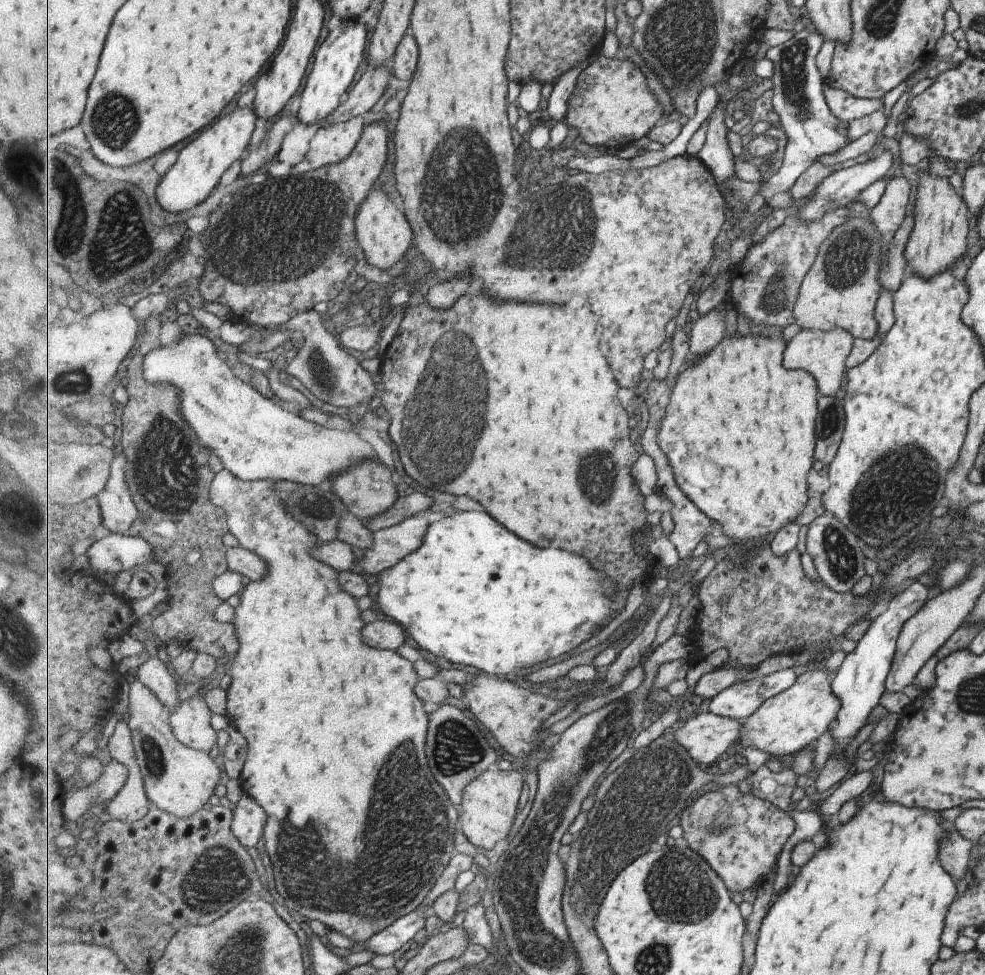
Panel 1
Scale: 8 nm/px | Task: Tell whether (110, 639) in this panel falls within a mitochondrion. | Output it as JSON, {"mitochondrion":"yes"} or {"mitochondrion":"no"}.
{"mitochondrion":"no"}

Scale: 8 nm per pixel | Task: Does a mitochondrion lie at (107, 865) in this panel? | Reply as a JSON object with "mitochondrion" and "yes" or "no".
{"mitochondrion":"no"}

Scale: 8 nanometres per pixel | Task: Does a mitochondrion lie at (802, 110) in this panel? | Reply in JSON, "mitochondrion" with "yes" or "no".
{"mitochondrion":"yes"}

